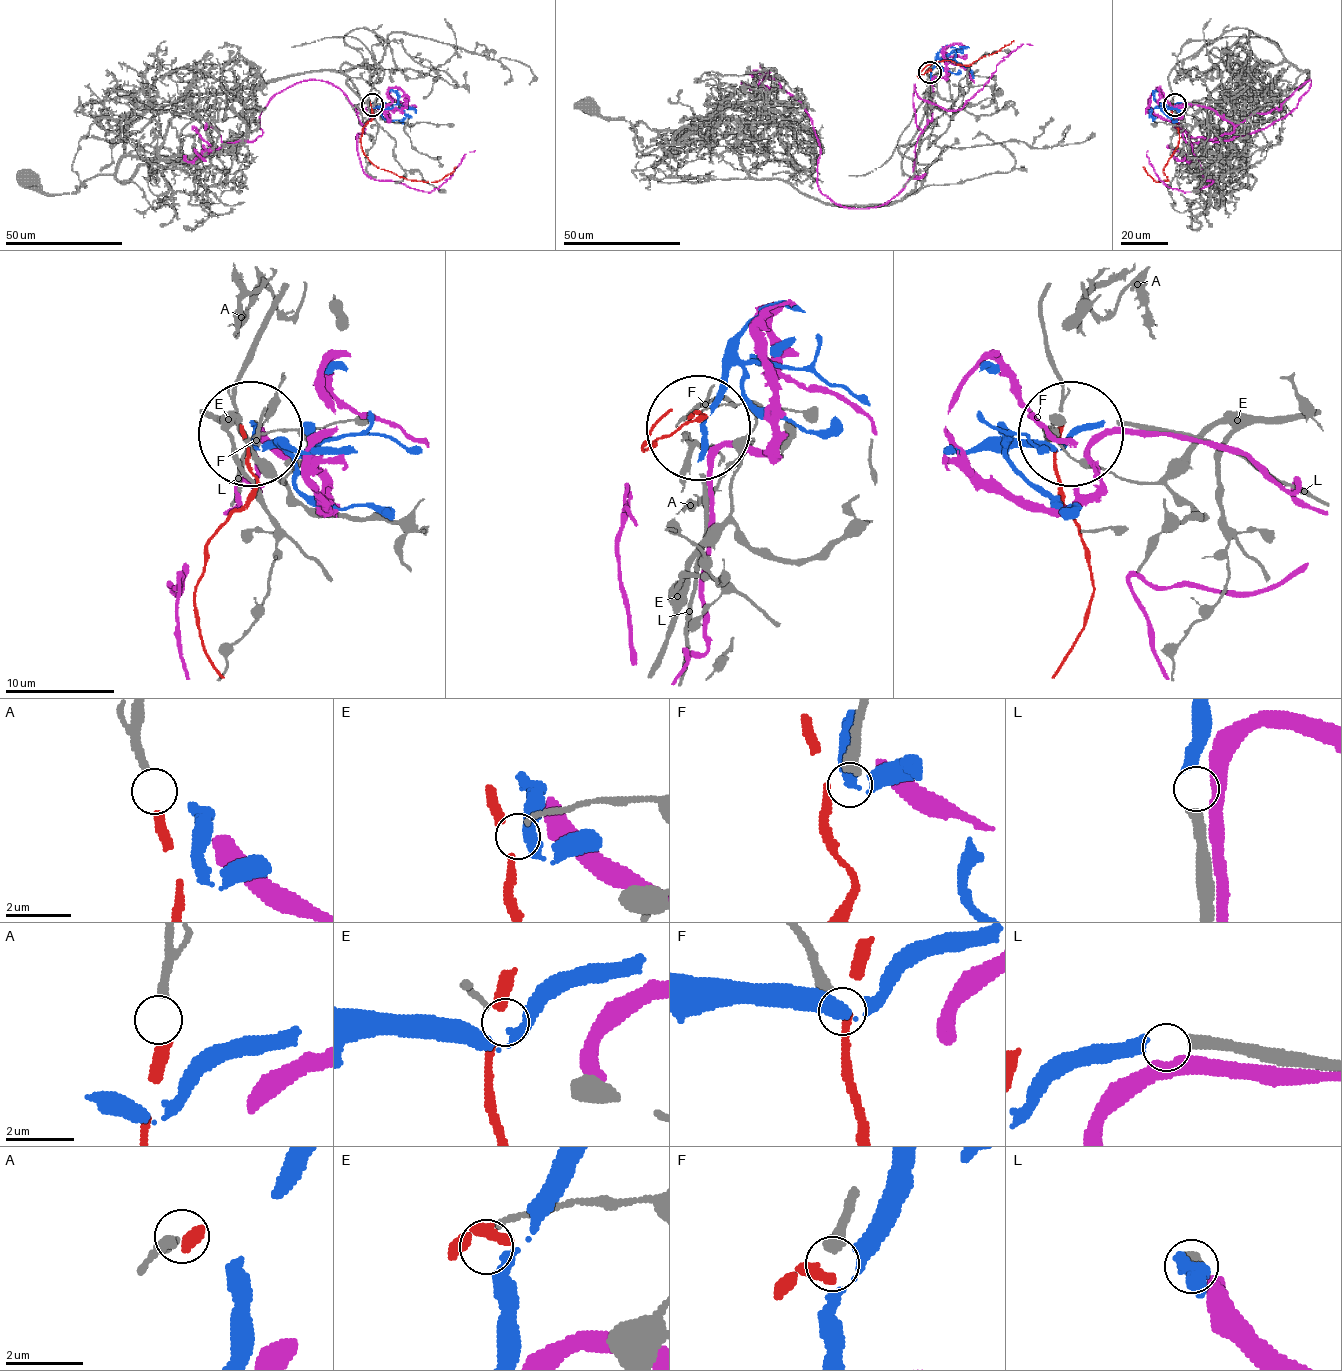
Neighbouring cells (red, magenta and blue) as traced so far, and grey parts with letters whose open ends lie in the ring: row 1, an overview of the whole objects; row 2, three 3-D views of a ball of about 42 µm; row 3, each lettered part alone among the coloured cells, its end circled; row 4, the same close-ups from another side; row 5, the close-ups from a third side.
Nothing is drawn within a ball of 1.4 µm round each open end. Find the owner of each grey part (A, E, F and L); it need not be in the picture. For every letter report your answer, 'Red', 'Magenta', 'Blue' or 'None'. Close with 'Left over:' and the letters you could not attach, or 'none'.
A: Red
E: None
F: None
L: Blue
Left over: E, F

